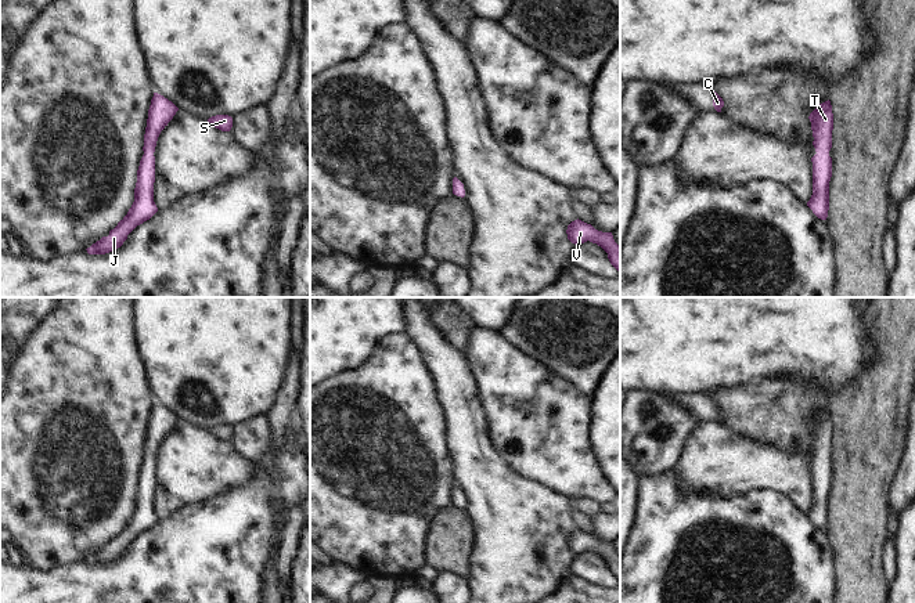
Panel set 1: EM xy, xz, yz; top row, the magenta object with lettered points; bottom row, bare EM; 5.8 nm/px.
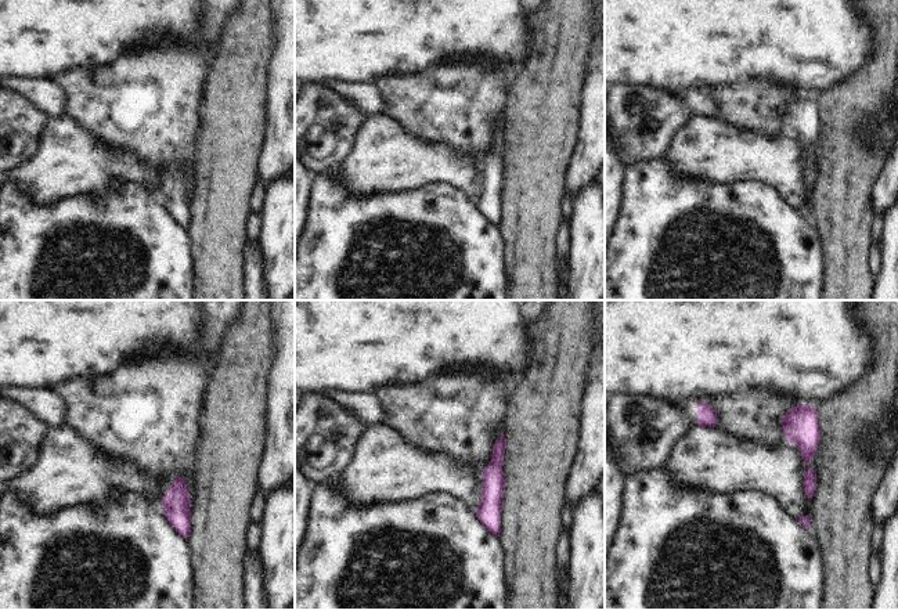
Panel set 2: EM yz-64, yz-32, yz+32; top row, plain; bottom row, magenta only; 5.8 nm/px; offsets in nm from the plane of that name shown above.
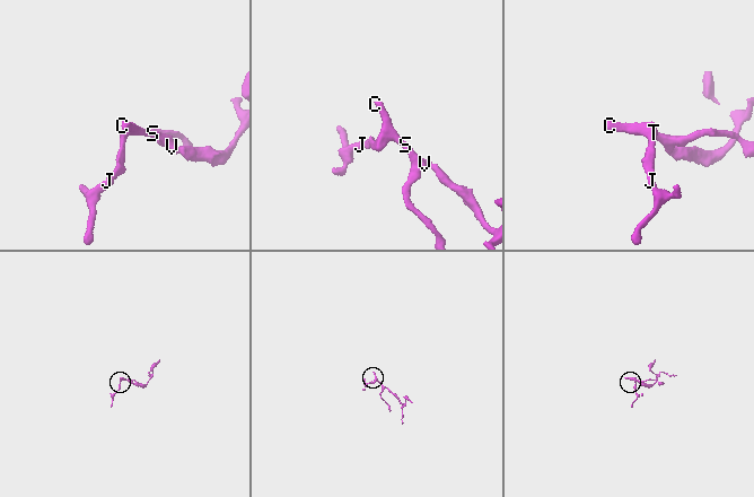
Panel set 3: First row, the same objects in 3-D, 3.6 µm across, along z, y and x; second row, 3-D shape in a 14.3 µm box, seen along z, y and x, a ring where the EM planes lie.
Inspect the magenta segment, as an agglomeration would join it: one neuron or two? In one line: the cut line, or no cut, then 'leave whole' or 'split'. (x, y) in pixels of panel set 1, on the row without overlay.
cut none; leave whole

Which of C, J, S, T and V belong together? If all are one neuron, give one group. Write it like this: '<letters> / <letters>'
C J S T V

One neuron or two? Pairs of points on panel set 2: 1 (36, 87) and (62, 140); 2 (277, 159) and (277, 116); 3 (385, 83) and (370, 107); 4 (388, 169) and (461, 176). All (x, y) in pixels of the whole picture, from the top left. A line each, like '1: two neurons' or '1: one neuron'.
1: two neurons
2: one neuron
3: two neurons
4: one neuron

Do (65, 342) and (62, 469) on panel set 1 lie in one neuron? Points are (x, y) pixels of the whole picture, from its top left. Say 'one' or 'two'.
one

